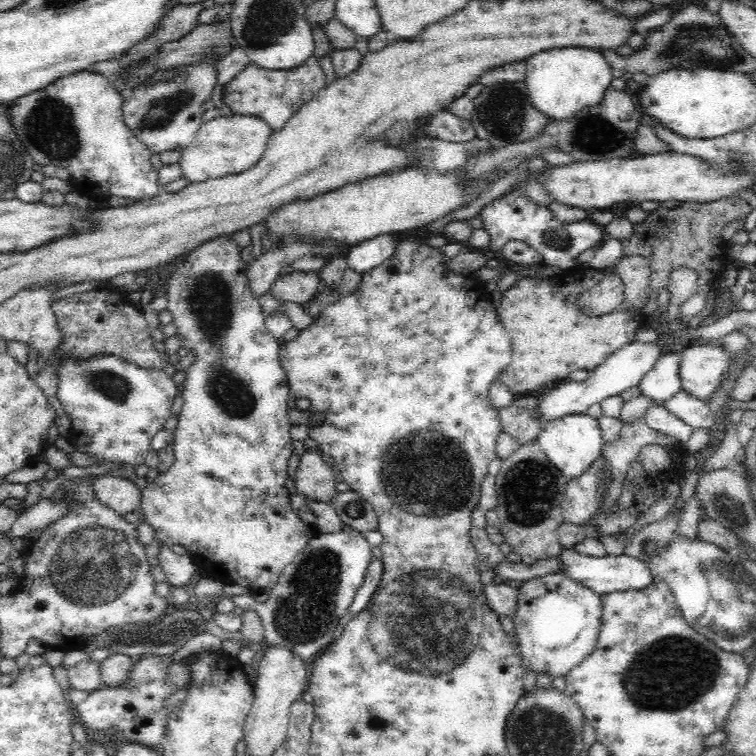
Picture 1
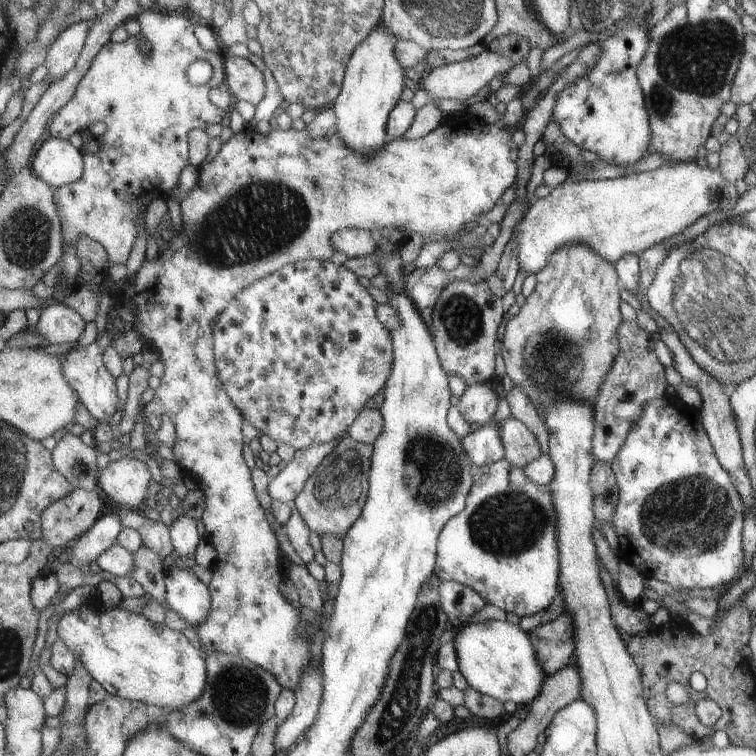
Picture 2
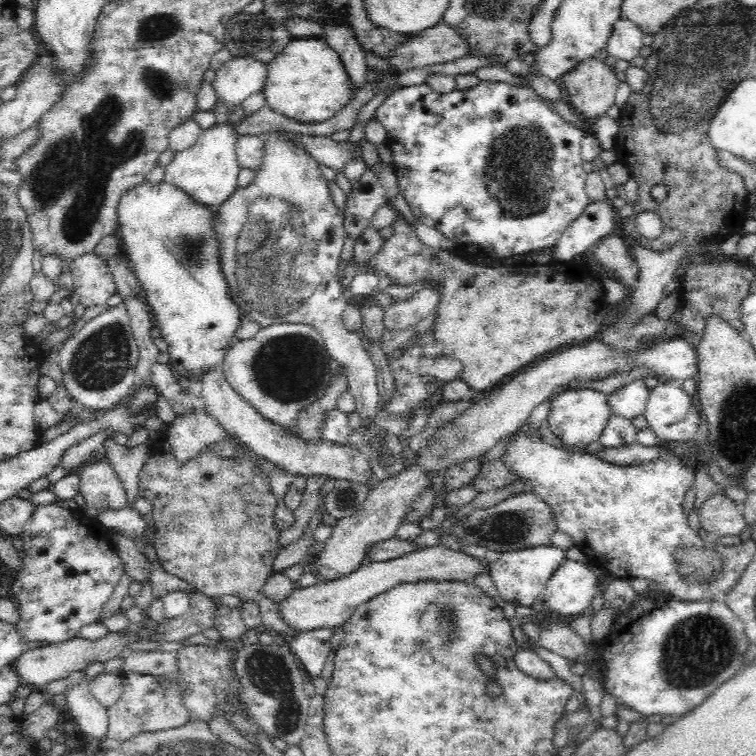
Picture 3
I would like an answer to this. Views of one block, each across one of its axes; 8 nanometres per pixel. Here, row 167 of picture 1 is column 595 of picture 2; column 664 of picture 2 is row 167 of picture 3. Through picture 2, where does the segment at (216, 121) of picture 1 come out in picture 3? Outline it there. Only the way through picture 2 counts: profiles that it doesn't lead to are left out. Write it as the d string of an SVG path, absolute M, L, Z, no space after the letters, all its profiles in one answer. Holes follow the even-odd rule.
M216 123L214 126L203 130L194 143L194 146L186 150L175 153L174 158L170 164L164 168L164 176L162 181L168 181L170 184L176 185L180 189L184 189L193 200L200 201L204 205L220 206L226 202L227 198L237 189L236 179L241 165L237 161L237 153L235 148L237 146L239 134L236 127L232 128L230 123Z

